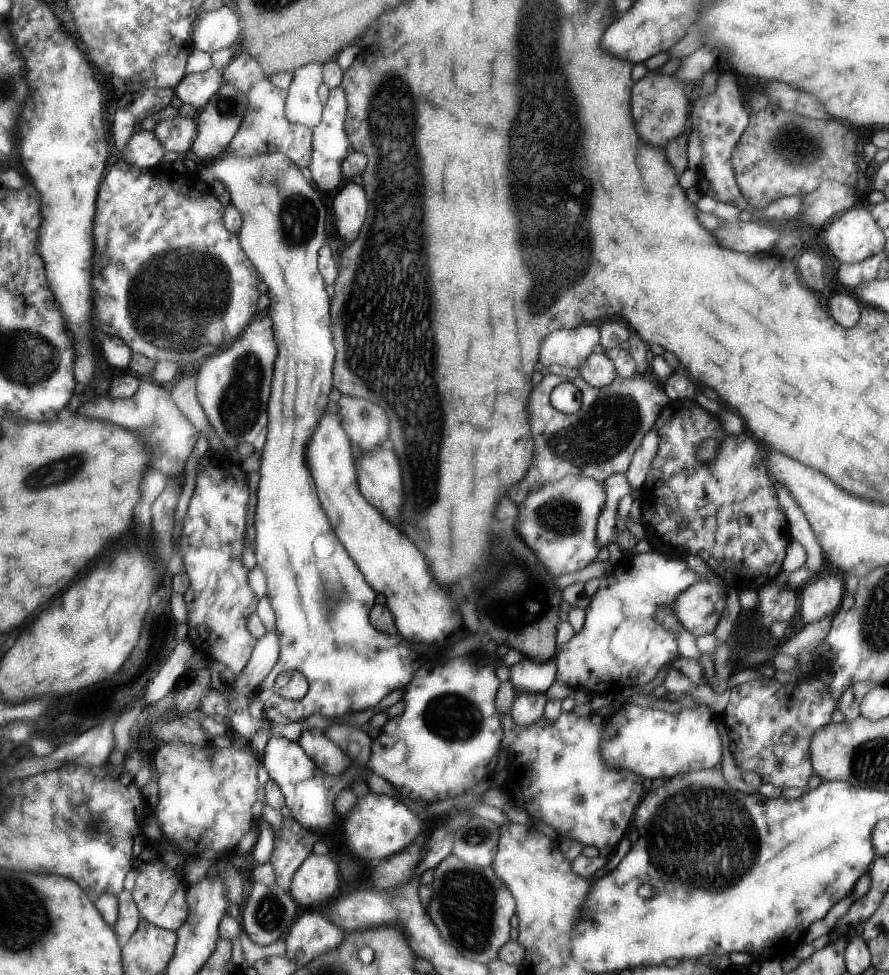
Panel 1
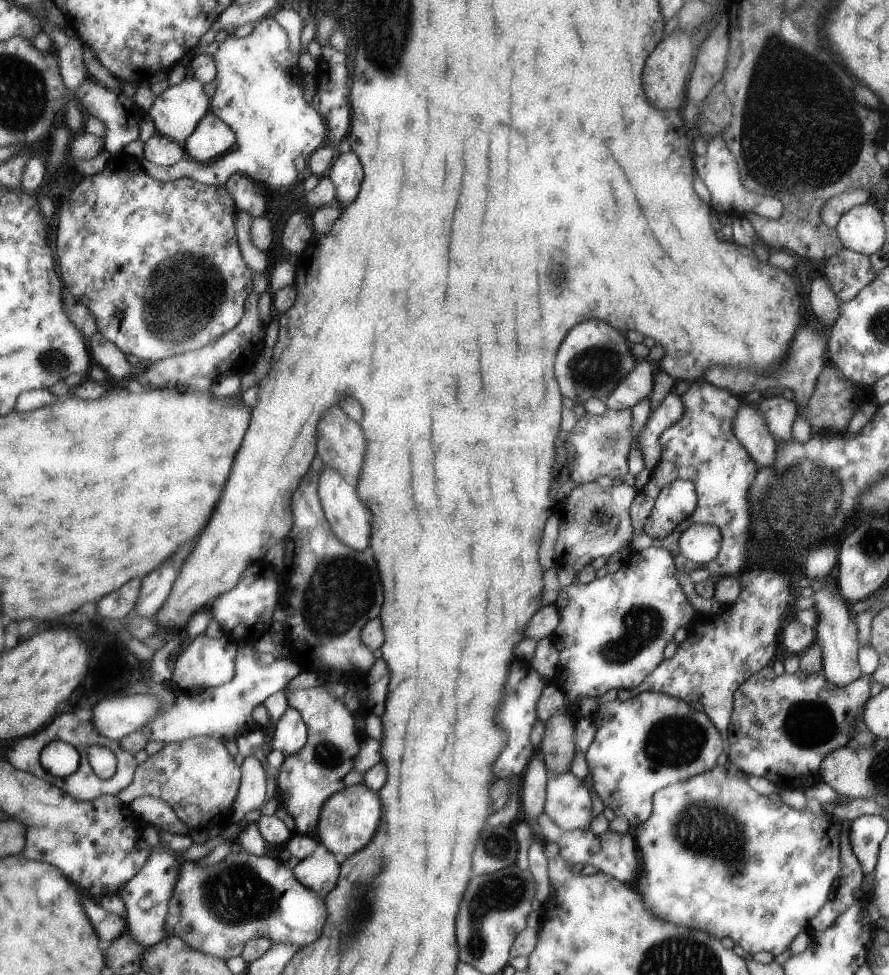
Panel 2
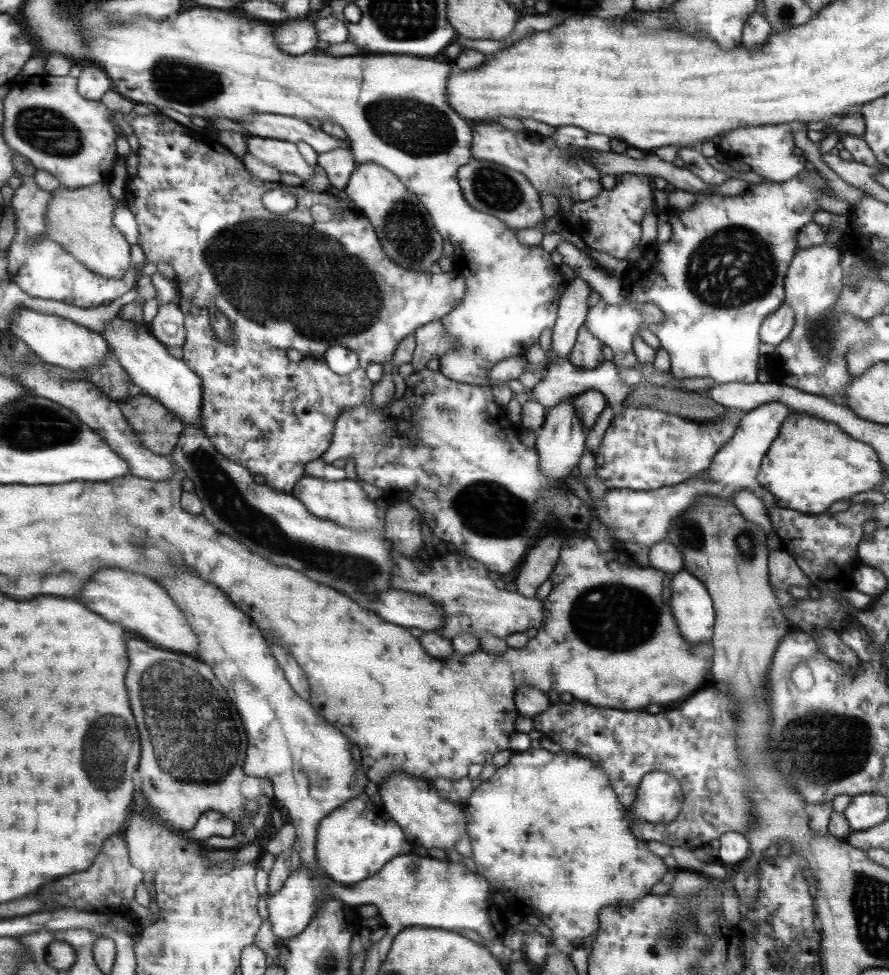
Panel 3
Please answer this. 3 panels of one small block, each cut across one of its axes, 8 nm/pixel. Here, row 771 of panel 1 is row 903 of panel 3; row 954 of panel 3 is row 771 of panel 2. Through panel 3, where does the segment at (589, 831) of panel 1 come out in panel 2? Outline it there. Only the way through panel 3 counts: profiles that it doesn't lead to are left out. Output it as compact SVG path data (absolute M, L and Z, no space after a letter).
M569 770L549 772L545 813L562 829L576 830L590 824L592 796L588 786Z

